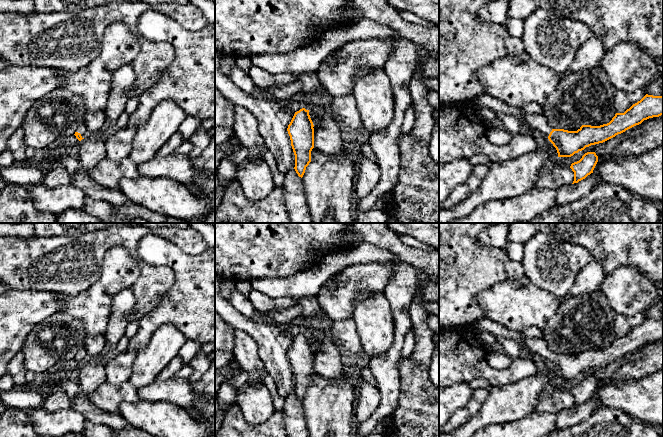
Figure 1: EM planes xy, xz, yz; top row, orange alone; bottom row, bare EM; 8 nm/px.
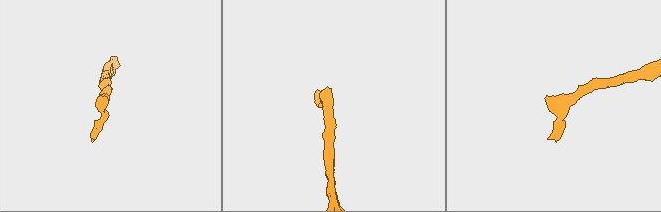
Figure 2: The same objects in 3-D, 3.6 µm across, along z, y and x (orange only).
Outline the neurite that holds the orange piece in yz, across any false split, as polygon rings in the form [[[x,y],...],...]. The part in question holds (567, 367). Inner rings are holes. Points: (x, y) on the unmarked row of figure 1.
[[[646,318],[624,337],[616,337],[607,348],[582,349],[577,355],[568,355],[553,353],[542,338],[524,339],[521,333],[506,329],[501,324],[489,319],[481,319],[471,326],[477,333],[485,331],[492,333],[497,342],[500,338],[510,338],[520,346],[525,345],[529,351],[549,363],[556,372],[558,381],[571,381],[586,371],[603,367],[641,348],[644,344],[663,339],[663,320]]]

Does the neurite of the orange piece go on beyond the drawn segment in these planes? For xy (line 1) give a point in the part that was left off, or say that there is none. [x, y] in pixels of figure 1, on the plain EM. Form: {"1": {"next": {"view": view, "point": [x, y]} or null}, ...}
{"1": {"next": {"view": "xy", "point": [82, 353]}}}

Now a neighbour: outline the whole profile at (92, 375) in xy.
[[[99,357],[82,363],[77,381],[82,392],[90,395],[106,382],[105,360]]]

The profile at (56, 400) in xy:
[[[63,389],[54,390],[45,395],[42,407],[47,412],[55,412],[69,408],[70,401]]]

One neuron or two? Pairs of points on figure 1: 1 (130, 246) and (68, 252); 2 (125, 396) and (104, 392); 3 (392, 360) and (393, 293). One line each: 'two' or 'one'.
1: one
2: one
3: one

